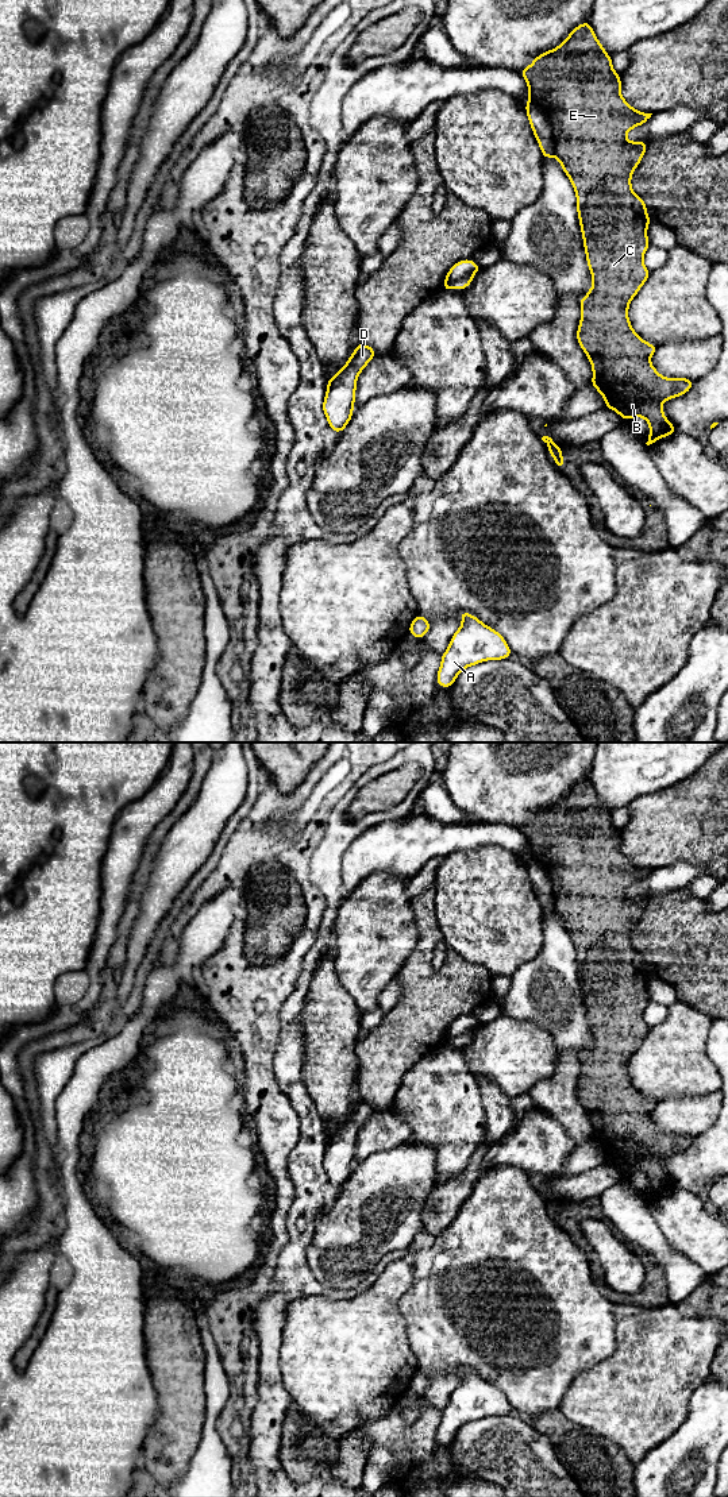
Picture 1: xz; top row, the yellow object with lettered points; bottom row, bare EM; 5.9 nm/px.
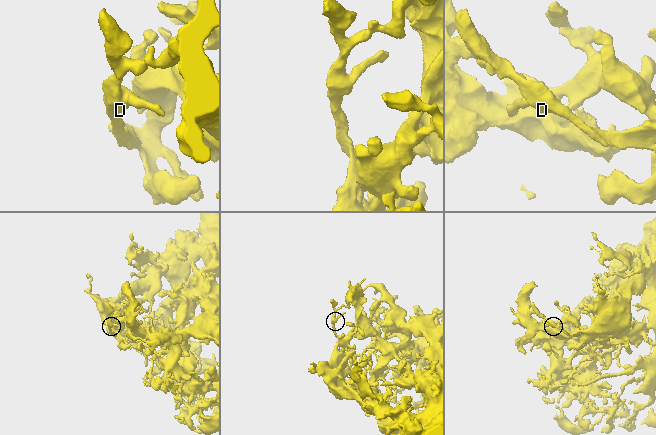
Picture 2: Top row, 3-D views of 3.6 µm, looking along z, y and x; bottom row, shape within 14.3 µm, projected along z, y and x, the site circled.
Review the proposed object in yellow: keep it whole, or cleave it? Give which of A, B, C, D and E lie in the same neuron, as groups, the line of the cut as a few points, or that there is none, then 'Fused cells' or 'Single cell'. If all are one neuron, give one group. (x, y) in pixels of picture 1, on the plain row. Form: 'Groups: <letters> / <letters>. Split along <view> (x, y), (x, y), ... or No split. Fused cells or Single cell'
Groups: A D / B C E. Split along xz (528, 856), (546, 871), (551, 883), (555, 910). Fused cells

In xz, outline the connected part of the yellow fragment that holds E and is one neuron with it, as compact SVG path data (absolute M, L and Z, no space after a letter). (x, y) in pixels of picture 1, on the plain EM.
M589 778L575 783L570 791L554 806L538 811L534 818L519 827L529 848L529 859L539 863L548 873L554 890L555 913L571 937L577 952L577 968L583 994L586 1016L593 1034L593 1042L579 1056L581 1077L577 1096L593 1124L592 1142L605 1155L605 1164L617 1168L623 1176L643 1173L650 1181L647 1201L658 1195L677 1188L666 1174L662 1160L674 1153L686 1150L694 1137L687 1134L665 1134L650 1119L658 1101L644 1097L628 1076L631 1056L650 1033L643 1019L643 1011L650 1003L647 983L651 979L647 962L640 952L632 948L631 933L640 919L648 899L629 898L625 891L629 886L644 880L652 869L639 868L621 853L620 830L612 823L612 813L606 810L596 794Z

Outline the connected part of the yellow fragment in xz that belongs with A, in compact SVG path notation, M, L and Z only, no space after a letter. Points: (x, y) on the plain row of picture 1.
M458 1369L461 1384L454 1389L450 1401L442 1411L436 1439L446 1444L470 1421L485 1416L509 1415L512 1407L505 1394L470 1369Z

